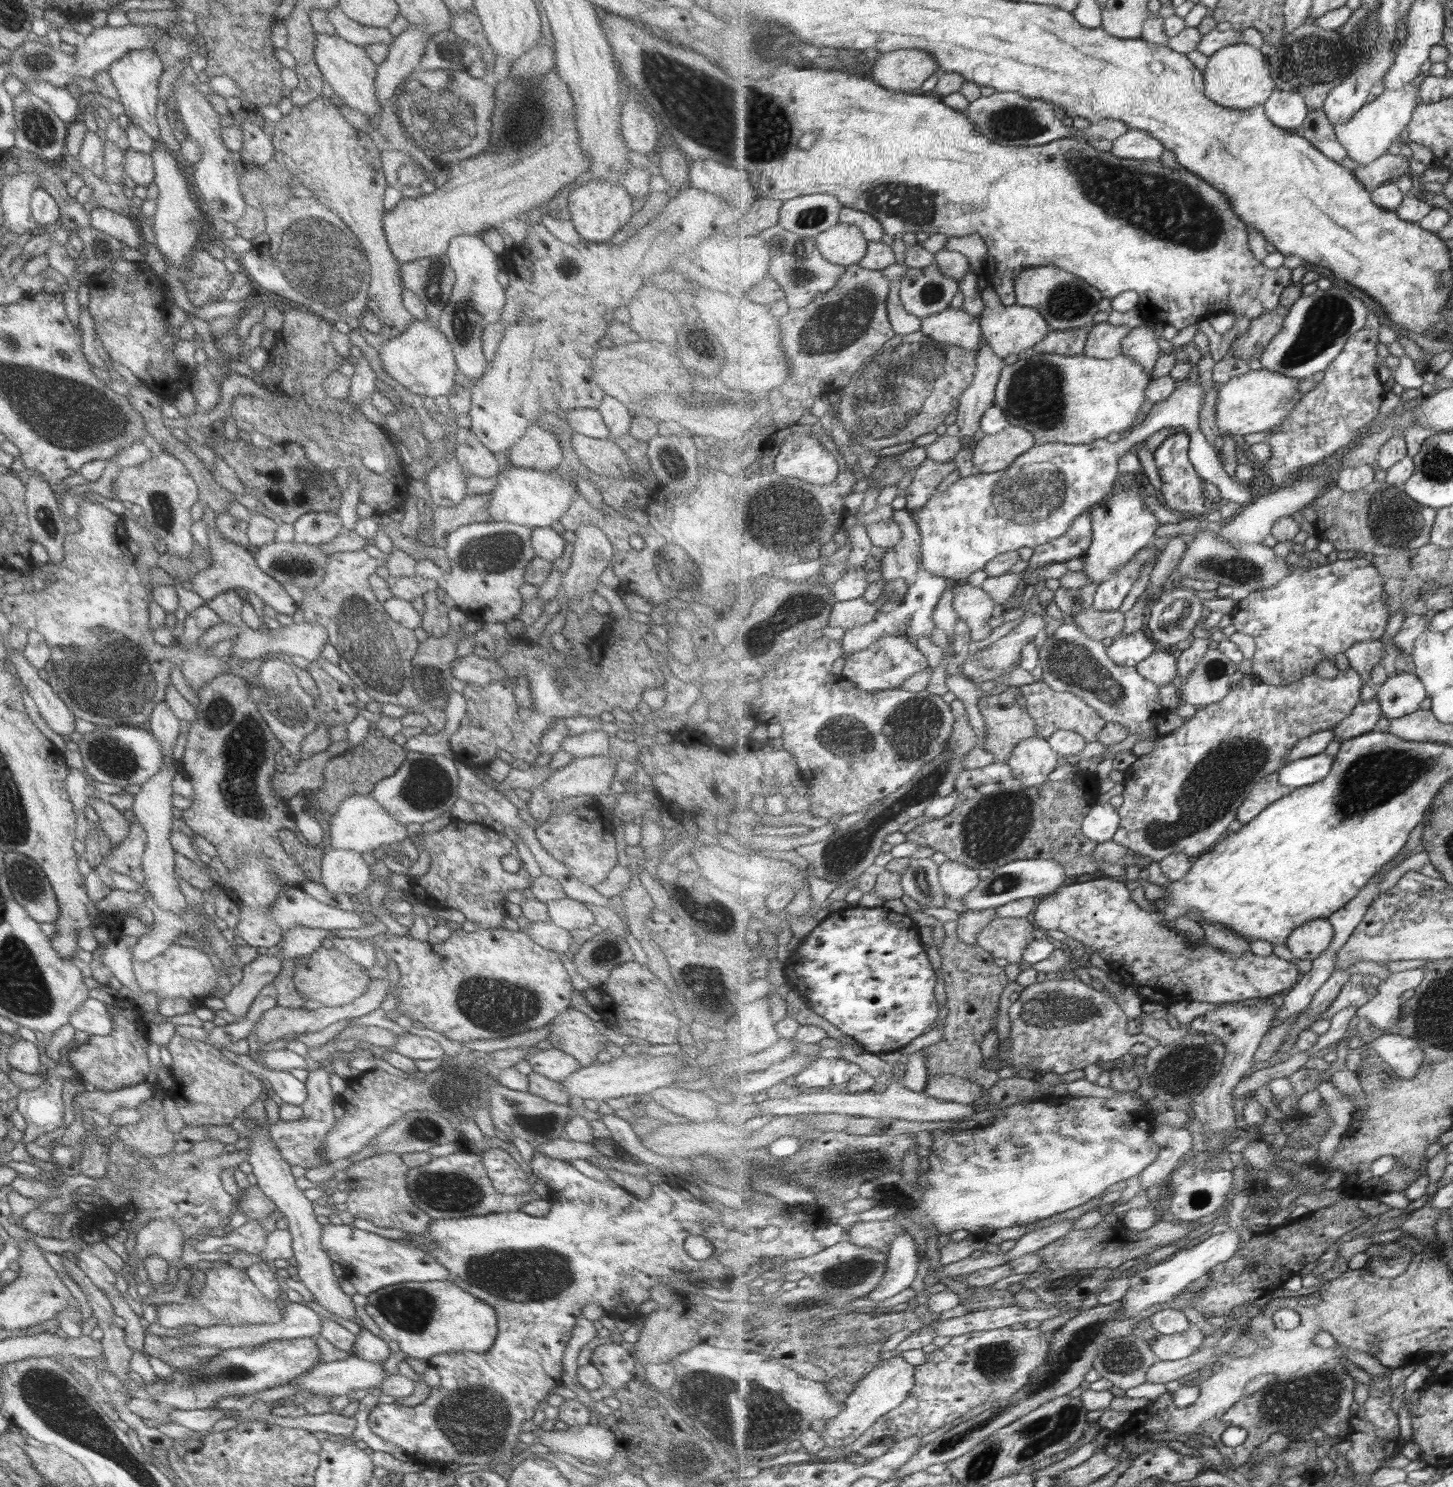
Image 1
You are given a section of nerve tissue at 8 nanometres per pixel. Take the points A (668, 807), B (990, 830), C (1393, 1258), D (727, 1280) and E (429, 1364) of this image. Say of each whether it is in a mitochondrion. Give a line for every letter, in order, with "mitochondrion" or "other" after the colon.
A: other
B: mitochondrion
C: mitochondrion
D: other
E: other

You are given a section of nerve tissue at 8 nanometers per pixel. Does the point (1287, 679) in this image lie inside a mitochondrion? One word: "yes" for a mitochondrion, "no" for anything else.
no

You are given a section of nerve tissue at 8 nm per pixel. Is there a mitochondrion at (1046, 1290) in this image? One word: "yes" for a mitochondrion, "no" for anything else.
no

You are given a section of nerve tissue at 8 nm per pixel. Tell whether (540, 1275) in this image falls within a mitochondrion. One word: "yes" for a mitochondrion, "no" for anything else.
yes

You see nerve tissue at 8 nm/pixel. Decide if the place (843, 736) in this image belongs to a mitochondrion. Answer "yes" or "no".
yes

